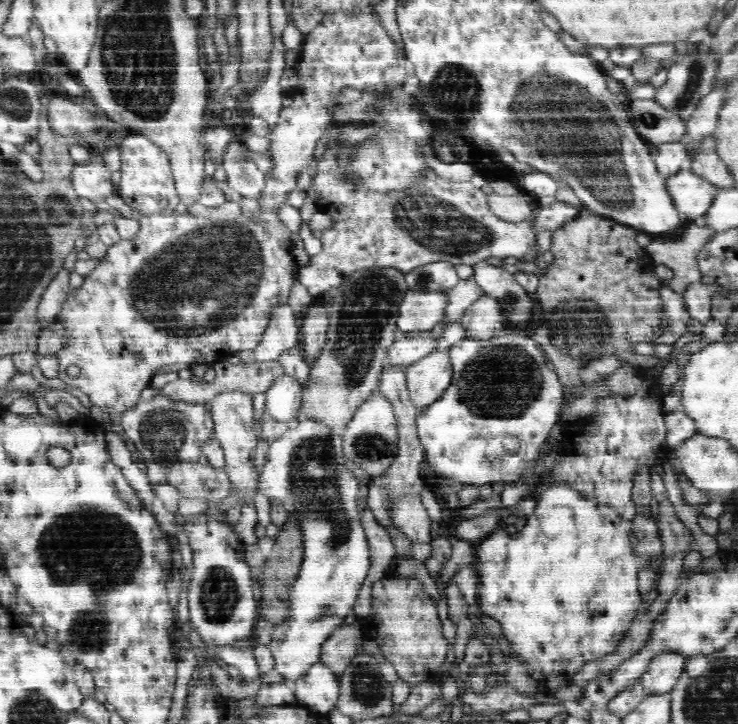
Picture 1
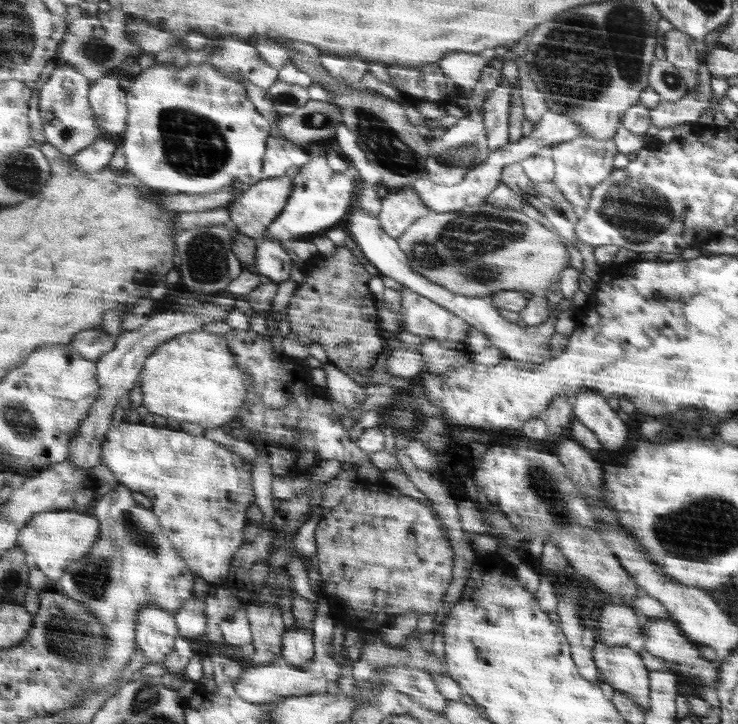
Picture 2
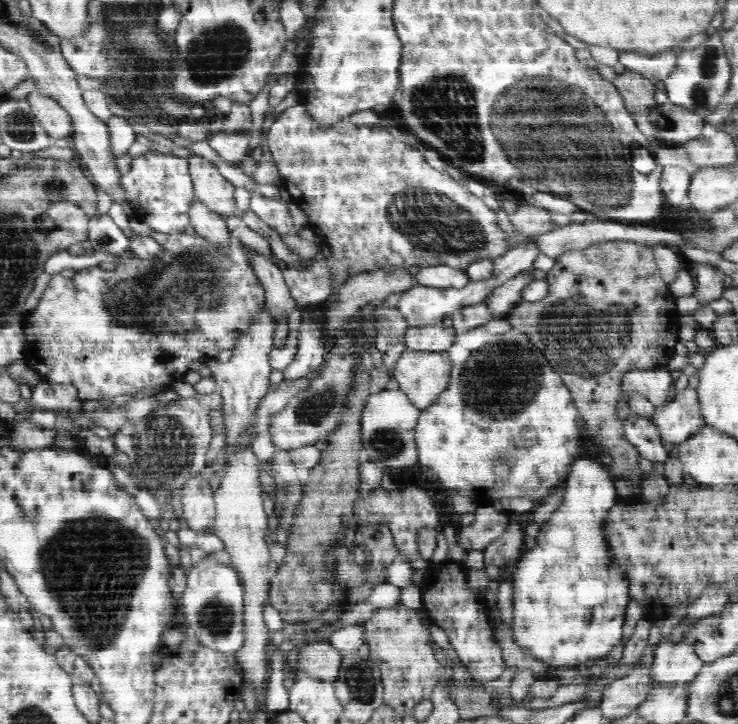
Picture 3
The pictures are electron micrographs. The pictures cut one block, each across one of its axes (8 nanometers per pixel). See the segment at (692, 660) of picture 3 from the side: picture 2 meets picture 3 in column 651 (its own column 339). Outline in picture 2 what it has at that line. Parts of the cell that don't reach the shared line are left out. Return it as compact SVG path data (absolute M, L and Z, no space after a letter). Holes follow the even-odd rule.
M318 598L318 604L314 622L312 622L313 643L315 644L315 658L304 668L292 666L281 656L272 660L266 666L254 666L244 669L244 673L240 674L240 680L236 683L236 694L240 698L244 698L246 702L252 704L263 704L273 702L278 697L293 697L314 695L318 693L328 692L328 689L336 686L338 678L340 678L340 664L336 660L332 660L334 655L334 634L336 625L336 611L329 604L329 599Z

